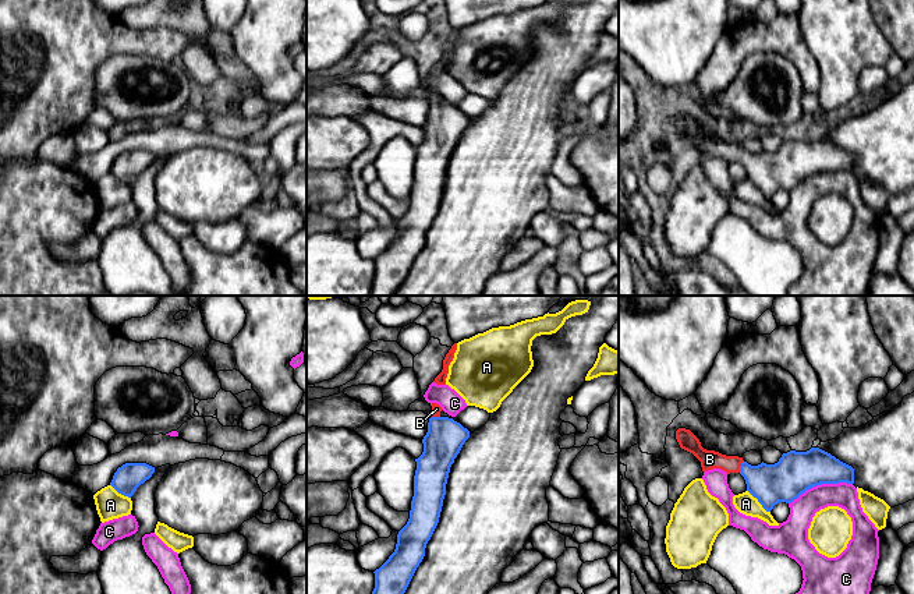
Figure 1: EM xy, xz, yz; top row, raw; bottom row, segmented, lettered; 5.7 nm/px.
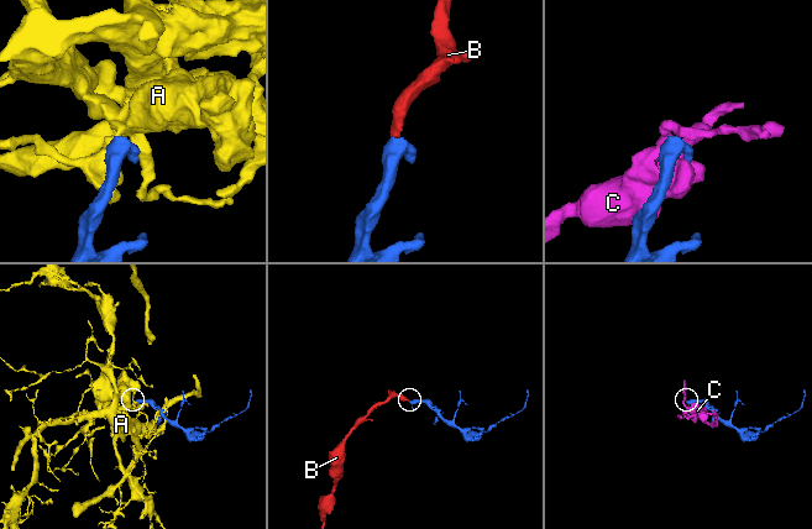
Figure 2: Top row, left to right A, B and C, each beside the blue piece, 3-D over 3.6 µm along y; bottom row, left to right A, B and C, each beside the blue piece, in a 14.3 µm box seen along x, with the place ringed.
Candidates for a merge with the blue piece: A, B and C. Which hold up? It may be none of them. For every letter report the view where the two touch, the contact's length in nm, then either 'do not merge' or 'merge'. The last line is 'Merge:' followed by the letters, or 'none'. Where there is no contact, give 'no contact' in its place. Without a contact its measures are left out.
A: yz | 190 nm | do not merge
B: yz | 80 nm | merge
C: yz | 380 nm | do not merge
Merge: B

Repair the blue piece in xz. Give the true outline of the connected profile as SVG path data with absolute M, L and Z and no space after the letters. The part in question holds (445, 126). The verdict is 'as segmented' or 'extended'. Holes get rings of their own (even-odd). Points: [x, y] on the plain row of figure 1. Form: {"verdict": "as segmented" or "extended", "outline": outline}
{"verdict": "extended", "outline": "M432 91L431 93L432 105L428 110L428 120L422 127L424 139L415 146L417 158L414 163L414 184L411 188L410 206L397 222L394 240L373 259L375 276L372 279L372 296L393 296L405 280L417 255L425 244L426 231L439 211L450 155L470 125L470 119L460 110L440 103L442 95L439 92Z"}

